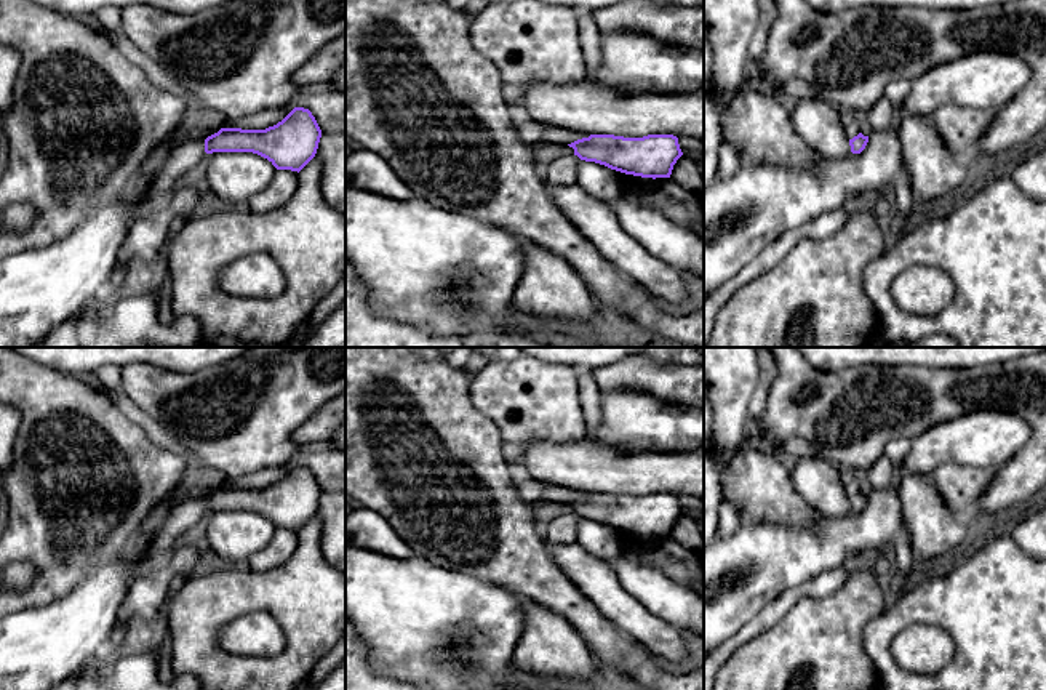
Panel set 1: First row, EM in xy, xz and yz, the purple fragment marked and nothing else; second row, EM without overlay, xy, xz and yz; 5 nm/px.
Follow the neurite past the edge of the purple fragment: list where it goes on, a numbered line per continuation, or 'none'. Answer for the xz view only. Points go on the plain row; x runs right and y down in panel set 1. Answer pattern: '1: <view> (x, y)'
none

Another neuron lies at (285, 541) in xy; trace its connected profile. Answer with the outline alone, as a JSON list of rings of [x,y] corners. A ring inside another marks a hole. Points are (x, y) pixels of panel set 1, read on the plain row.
[[[278,528],[272,541],[261,551],[250,556],[242,567],[262,573],[288,562],[299,544],[299,532]]]

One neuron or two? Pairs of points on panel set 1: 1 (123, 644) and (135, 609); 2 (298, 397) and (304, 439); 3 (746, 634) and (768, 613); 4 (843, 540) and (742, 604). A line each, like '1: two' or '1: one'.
1: two
2: two
3: one
4: one

